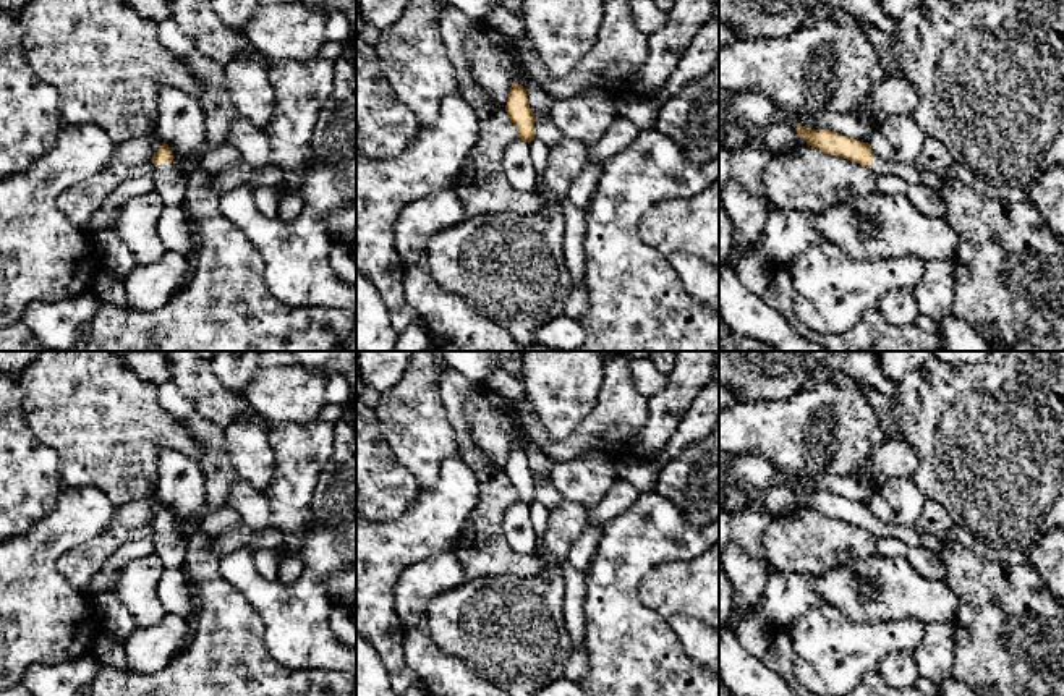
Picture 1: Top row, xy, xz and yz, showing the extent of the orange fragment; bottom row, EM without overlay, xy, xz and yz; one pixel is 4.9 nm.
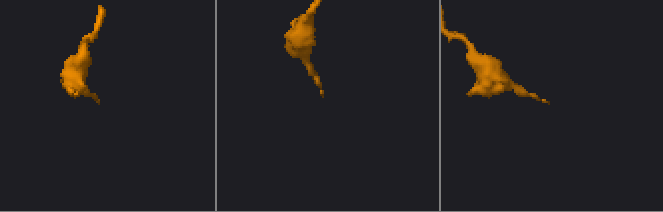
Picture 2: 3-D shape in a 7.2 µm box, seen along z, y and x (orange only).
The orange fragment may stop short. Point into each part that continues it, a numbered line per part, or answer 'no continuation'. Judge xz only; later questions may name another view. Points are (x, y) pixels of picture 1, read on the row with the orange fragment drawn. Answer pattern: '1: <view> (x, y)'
no continuation

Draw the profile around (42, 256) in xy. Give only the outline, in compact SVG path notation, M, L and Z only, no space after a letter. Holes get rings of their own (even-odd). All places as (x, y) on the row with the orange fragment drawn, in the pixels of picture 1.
M62 121L50 151L24 172L0 178L0 325L19 322L24 309L34 301L60 301L91 291L104 269L91 236L78 230L57 207L58 196L73 183L96 176L109 165L115 144L100 123L68 125Z

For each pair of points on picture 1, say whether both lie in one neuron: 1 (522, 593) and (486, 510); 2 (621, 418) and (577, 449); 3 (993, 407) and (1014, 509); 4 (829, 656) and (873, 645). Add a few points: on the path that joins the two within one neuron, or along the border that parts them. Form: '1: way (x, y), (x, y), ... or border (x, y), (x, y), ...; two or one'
1: border (544, 564), (536, 575), (488, 575), (476, 580); two
2: way (609, 426), (588, 437); one
3: way (1011, 432), (1011, 483); one
4: way (841, 649), (862, 645); one

